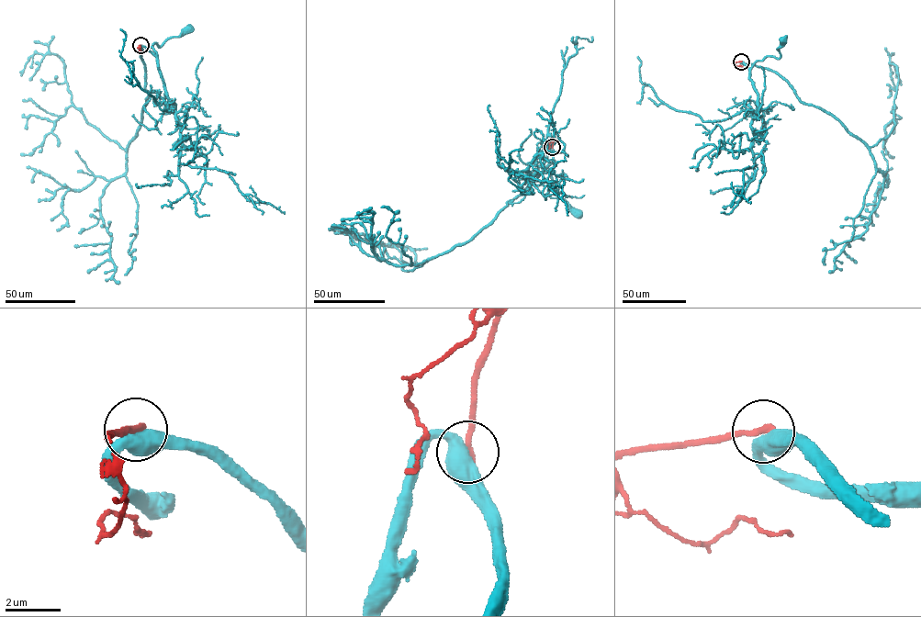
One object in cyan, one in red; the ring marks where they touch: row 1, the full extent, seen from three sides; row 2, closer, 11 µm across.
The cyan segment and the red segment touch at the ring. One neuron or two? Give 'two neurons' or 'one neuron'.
two neurons

